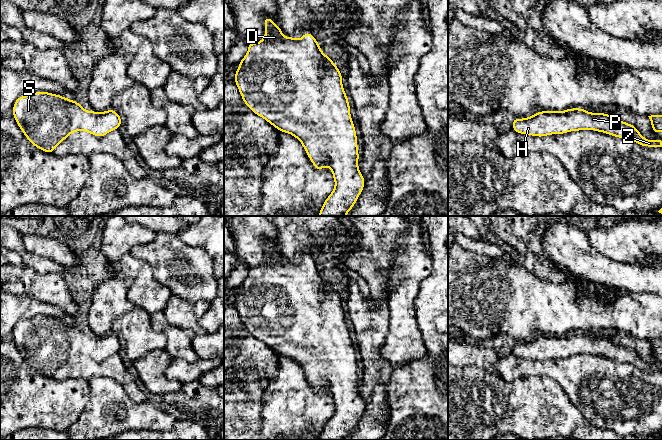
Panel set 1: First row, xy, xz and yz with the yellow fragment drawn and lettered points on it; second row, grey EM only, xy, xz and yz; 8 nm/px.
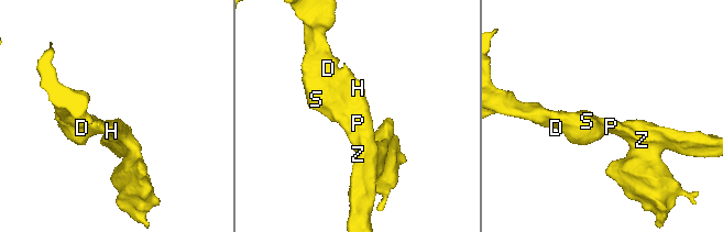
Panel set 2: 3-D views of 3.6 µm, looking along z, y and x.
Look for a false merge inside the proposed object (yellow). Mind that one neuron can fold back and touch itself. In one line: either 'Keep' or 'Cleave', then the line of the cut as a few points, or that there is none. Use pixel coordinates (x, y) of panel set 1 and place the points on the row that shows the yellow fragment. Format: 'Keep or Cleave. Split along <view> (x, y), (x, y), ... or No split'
Keep. No split

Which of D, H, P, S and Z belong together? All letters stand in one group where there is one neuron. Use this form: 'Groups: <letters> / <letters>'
Groups: D H P S Z

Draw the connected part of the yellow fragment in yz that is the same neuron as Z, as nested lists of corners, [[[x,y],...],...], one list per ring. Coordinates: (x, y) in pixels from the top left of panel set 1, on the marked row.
[[[569,108],[564,111],[539,111],[531,117],[512,118],[514,132],[544,137],[566,134],[570,131],[594,130],[617,138],[628,139],[643,147],[662,147],[661,140],[647,140],[636,126],[615,120],[607,113],[590,113],[584,108]]]

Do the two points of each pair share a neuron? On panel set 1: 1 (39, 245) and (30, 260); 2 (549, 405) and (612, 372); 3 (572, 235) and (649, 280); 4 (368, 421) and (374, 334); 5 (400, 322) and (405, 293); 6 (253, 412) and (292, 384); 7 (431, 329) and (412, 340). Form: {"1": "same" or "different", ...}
{"1": "different", "2": "different", "3": "same", "4": "same", "5": "same", "6": "different", "7": "different"}

